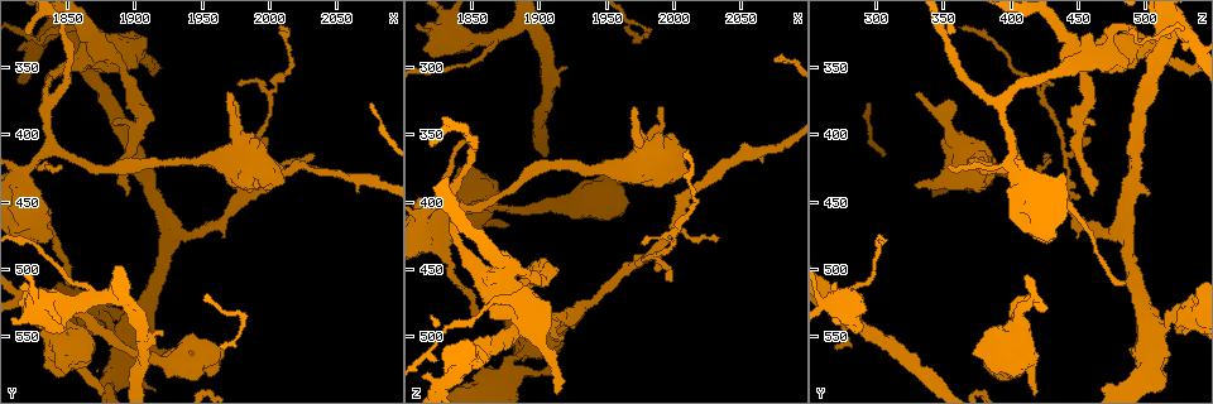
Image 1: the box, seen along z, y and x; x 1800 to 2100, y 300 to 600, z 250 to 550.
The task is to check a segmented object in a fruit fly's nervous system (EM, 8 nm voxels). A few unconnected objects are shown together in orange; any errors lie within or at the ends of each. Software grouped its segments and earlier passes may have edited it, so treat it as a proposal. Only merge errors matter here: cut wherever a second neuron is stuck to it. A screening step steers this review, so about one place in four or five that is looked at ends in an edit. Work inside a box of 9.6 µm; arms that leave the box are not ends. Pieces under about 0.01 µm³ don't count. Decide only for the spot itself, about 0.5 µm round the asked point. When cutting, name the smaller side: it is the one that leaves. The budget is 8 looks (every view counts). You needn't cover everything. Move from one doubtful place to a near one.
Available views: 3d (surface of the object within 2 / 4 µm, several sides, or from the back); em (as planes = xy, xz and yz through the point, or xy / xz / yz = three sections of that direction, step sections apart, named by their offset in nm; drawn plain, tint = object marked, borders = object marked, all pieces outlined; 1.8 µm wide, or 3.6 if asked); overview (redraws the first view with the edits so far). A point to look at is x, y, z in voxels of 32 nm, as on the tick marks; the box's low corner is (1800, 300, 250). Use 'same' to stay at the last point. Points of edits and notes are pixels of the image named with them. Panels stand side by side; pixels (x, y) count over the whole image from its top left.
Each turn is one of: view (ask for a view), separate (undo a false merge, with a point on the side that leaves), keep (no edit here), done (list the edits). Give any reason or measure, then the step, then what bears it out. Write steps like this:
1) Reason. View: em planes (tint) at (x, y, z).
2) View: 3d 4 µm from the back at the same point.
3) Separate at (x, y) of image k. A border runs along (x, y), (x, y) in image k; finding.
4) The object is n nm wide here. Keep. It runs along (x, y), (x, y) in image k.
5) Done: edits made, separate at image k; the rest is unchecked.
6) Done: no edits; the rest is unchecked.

Branch point. View: em yz step 16 (plain) at (1834, 378, 394).

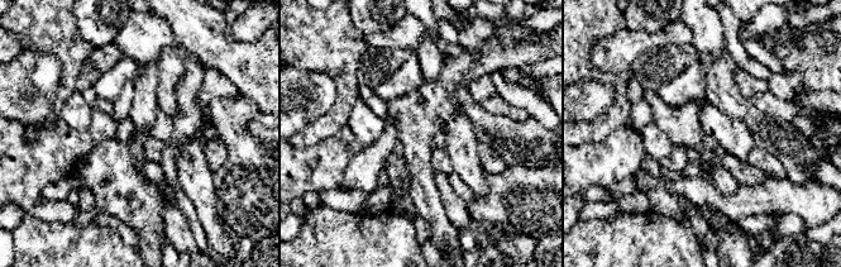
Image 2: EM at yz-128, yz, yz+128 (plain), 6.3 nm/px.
View: em yz step 16 (tint) at the same point.

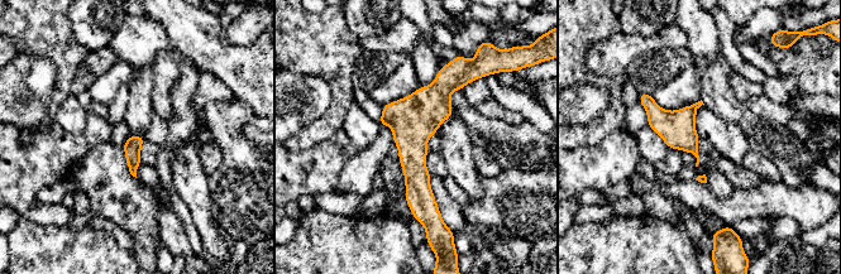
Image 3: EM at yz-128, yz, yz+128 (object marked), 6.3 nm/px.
The object is 110 nm wide here. Keep. It runs along (448, 67), (415, 119), (423, 211) in image 3; all the same neuron.

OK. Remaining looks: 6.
A narrow waist. View: 3d 2 µm at (1894, 348, 452).

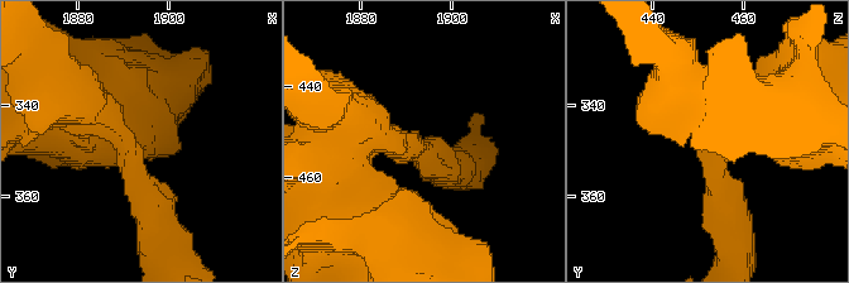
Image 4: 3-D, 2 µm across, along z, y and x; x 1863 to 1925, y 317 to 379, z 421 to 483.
The arms are 280, 480 nm wide; need the tissue. View: em 3.6 µm planes (tint) at (1892, 350, 453).

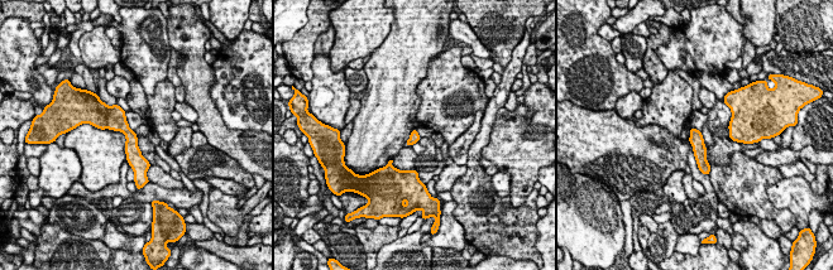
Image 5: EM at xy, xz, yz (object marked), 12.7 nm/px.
Separate at (115, 116) of image 5. The part that leaves runs along (111, 109), (132, 138), (139, 173) in image 5; two neurons meet here.

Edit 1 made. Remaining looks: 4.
View: 3d 4 µm at (1860, 572, 408).

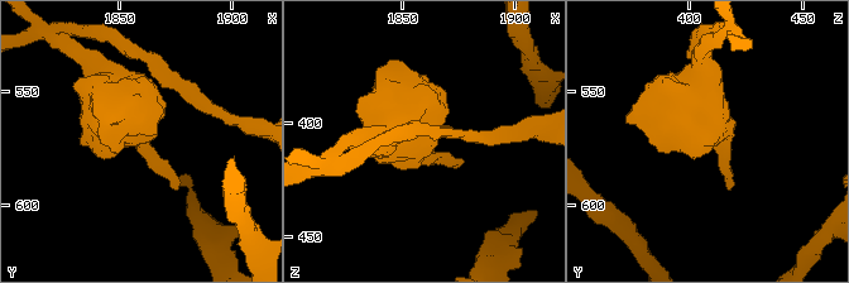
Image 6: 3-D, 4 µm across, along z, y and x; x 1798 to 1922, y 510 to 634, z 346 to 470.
View: em 3.6 µm xy step 4 (tint) at (1858, 570, 411).

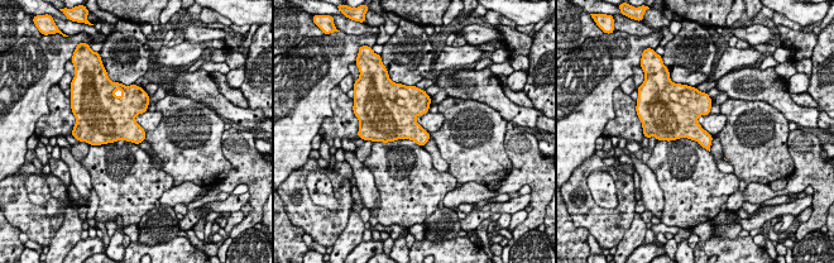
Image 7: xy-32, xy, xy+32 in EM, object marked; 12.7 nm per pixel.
View: em 3.6 µm planes (tint) at the same point.

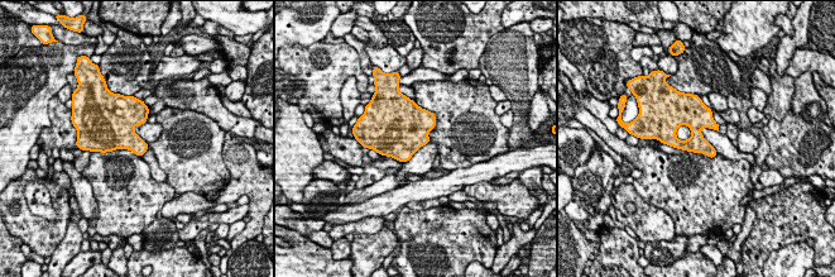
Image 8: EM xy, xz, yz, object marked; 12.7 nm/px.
Keep. One neuron here.

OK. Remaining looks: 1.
Done: edits made, separate at image 5; the rest is unchecked.

